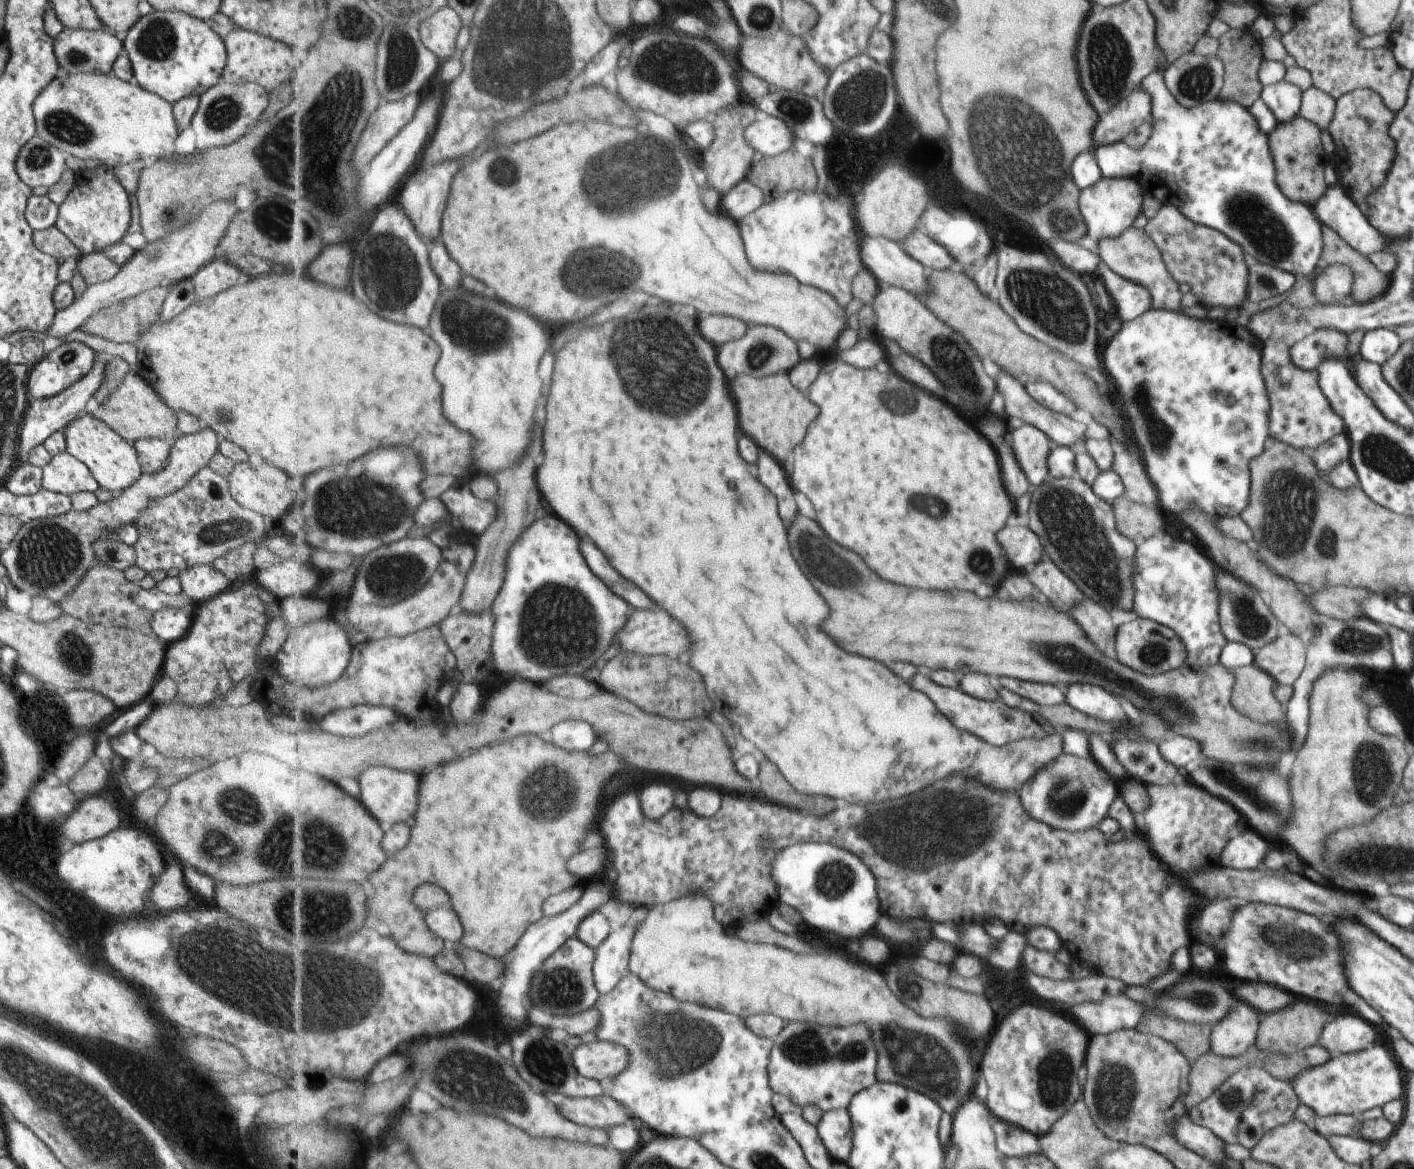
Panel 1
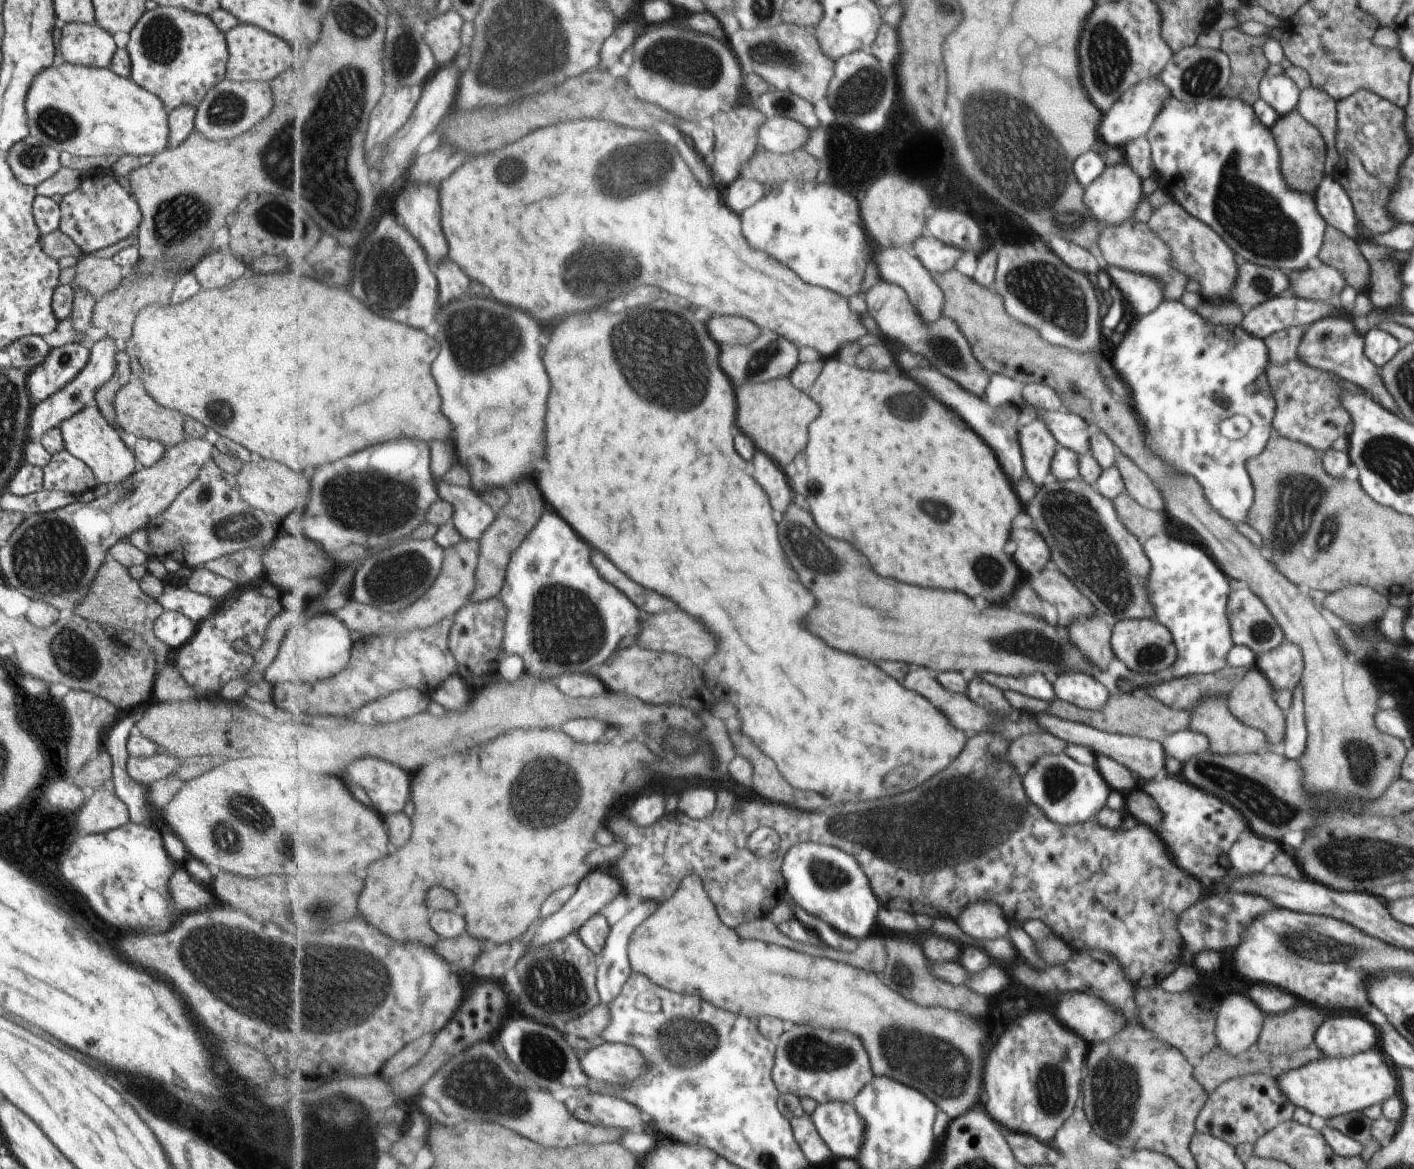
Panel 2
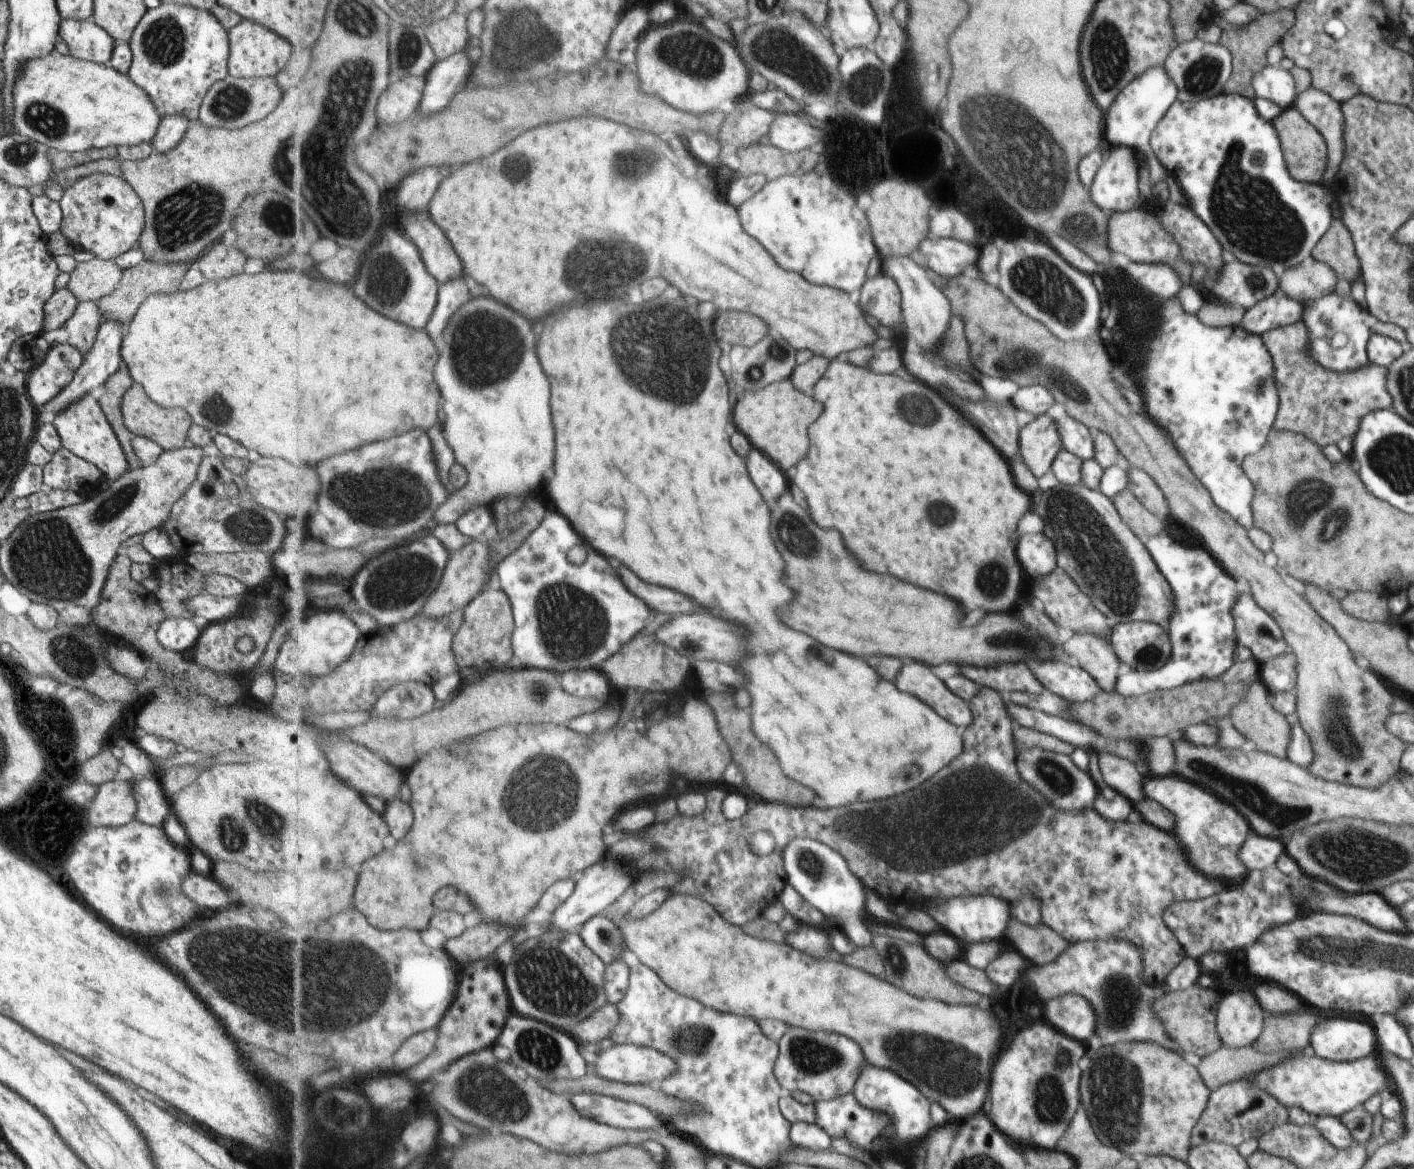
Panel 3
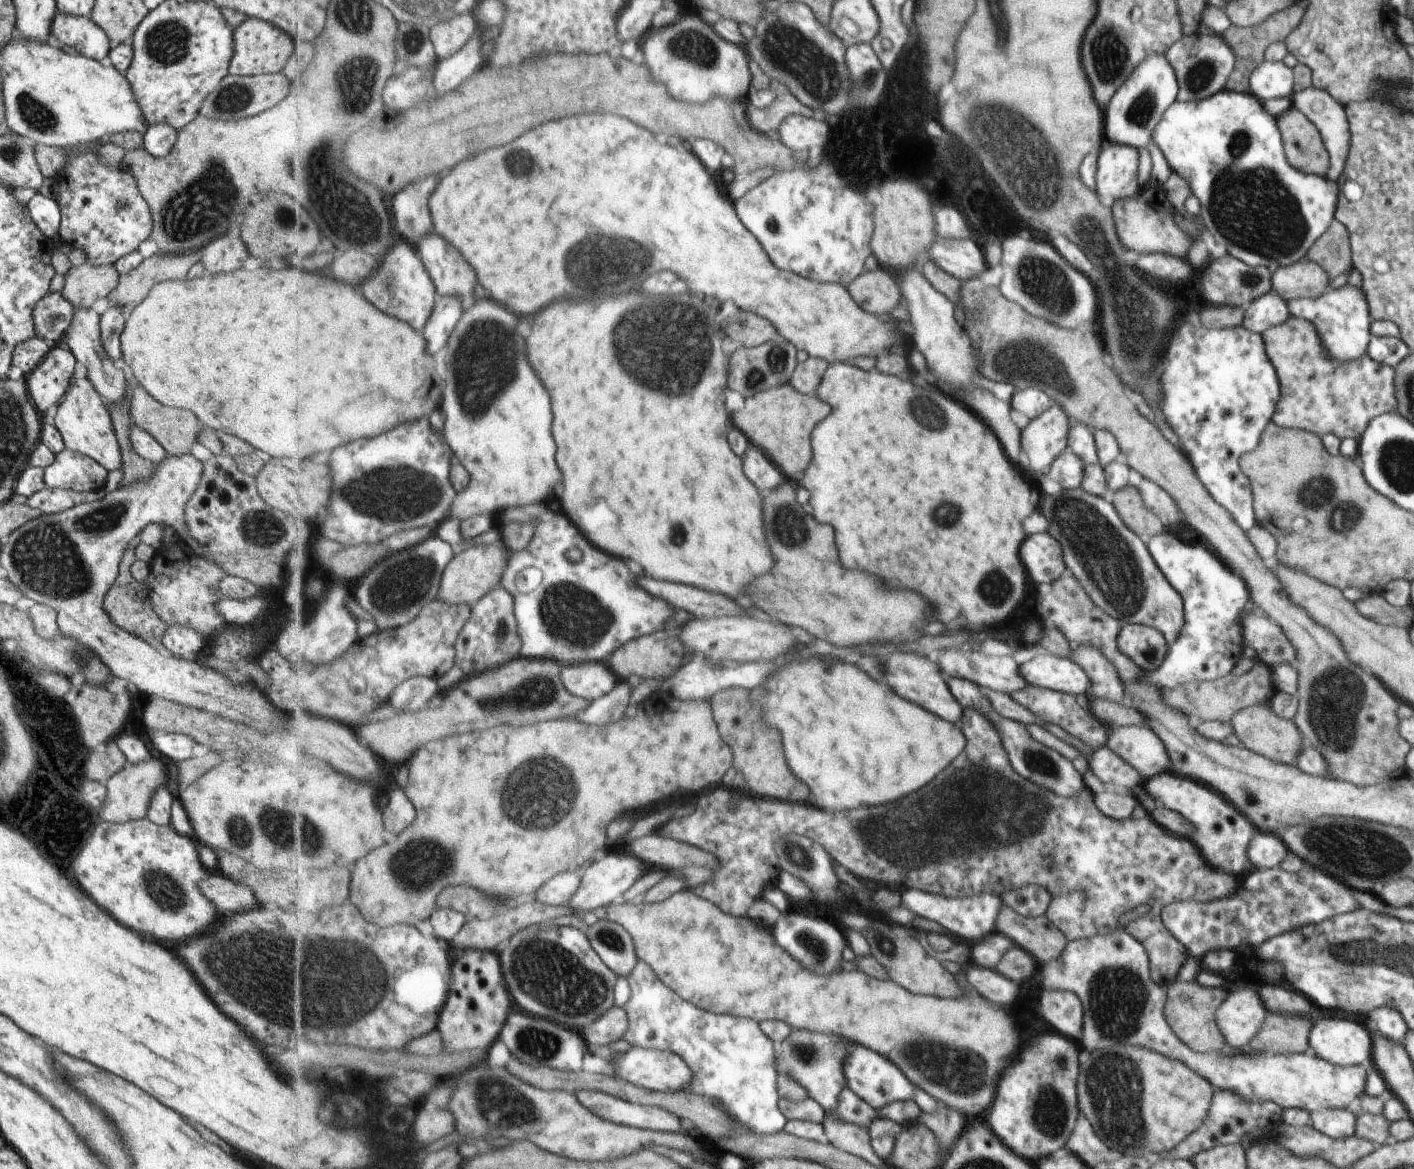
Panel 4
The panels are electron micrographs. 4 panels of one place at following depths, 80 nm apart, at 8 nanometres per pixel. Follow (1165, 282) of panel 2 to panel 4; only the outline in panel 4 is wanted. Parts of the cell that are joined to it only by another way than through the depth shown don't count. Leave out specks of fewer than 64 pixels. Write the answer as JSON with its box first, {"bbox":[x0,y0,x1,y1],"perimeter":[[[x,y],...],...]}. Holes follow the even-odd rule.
{"bbox":[1113,183,1192,259],"perimeter":[[[1147,183],[1142,186],[1136,197],[1124,198],[1124,201],[1113,202],[1113,222],[1120,243],[1129,251],[1142,255],[1147,253],[1165,253],[1182,259],[1186,258],[1192,240],[1182,228],[1176,224],[1177,214],[1161,184]]]}

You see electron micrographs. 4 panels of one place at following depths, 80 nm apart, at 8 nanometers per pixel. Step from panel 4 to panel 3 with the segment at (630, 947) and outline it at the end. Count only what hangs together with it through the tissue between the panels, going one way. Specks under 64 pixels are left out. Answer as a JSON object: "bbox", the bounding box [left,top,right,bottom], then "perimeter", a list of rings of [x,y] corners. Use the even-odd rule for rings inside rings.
{"bbox":[580,915,627,965],"perimeter":[[[595,915],[583,926],[580,935],[585,944],[598,954],[607,965],[615,960],[623,959],[627,950],[626,936],[620,926],[615,926],[613,920],[601,915]]]}

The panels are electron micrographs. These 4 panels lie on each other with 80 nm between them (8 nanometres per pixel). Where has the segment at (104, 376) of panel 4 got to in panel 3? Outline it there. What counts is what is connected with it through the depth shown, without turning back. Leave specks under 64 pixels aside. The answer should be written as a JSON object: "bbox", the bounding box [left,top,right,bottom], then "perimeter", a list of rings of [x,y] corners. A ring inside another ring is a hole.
{"bbox":[64,302,101,359],"perimeter":[[[94,302],[76,303],[73,314],[64,324],[68,332],[66,344],[75,347],[84,359],[91,350],[101,323],[100,310]]]}

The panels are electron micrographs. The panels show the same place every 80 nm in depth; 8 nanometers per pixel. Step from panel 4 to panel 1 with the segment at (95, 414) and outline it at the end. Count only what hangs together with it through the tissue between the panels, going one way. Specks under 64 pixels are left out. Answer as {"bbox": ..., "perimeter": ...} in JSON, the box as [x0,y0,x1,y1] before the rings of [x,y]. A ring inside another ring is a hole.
{"bbox":[62,412,142,492],"perimeter":[[[83,412],[79,417],[70,421],[62,430],[65,439],[66,451],[73,455],[79,462],[85,464],[103,490],[119,492],[135,482],[142,473],[135,449],[127,444],[117,433],[114,433],[102,420],[96,419],[92,413]]]}

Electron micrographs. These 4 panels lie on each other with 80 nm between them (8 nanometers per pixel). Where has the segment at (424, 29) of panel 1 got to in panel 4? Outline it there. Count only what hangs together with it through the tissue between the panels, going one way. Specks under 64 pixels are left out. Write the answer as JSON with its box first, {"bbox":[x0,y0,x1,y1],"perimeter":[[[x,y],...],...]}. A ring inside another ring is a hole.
{"bbox":[431,12,476,60],"perimeter":[[[471,12],[454,15],[431,28],[431,38],[438,60],[448,59],[459,53],[476,32],[475,18]]]}

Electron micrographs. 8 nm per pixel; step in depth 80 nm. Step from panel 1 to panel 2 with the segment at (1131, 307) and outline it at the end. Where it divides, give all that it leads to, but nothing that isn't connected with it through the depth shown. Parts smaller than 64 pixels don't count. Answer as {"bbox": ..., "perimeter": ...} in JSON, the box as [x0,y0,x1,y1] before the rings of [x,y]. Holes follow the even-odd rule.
{"bbox":[1103,267,1163,316],"perimeter":[[[1119,267],[1103,268],[1113,286],[1117,286],[1125,302],[1133,308],[1135,314],[1143,316],[1163,302],[1162,284],[1159,279],[1148,274],[1136,273]]]}

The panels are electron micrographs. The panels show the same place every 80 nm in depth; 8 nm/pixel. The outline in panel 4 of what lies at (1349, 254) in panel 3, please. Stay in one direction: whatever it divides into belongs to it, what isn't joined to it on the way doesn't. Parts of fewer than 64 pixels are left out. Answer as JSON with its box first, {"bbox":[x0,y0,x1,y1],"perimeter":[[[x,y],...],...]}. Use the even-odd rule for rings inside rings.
{"bbox":[1304,218,1351,278],"perimeter":[[[1336,218],[1331,219],[1329,226],[1325,232],[1313,241],[1313,244],[1306,250],[1304,254],[1307,260],[1318,264],[1331,278],[1335,278],[1338,274],[1346,272],[1349,274],[1351,267],[1350,260],[1350,242],[1348,241],[1348,230]]]}

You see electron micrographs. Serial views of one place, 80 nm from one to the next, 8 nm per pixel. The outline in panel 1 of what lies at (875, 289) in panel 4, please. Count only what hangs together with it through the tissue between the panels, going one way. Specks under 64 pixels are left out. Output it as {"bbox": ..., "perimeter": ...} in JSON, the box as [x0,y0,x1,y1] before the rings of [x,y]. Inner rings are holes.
{"bbox":[871,285,994,418],"perimeter":[[[895,285],[884,290],[878,289],[871,307],[878,318],[874,326],[878,332],[884,338],[895,340],[905,352],[934,370],[949,388],[949,398],[957,400],[957,410],[961,410],[967,418],[987,410],[994,382],[983,369],[986,363],[976,356],[957,329],[937,317],[916,294]]]}

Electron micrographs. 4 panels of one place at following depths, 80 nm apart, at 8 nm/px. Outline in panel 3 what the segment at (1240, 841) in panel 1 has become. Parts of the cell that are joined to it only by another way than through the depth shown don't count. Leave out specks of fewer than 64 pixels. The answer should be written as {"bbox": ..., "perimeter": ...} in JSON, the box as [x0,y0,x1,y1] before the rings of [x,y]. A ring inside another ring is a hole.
{"bbox":[1238,831,1283,871],"perimeter":[[[1250,831],[1244,844],[1240,846],[1238,857],[1249,871],[1263,870],[1275,863],[1281,854],[1283,846],[1279,840]]]}

